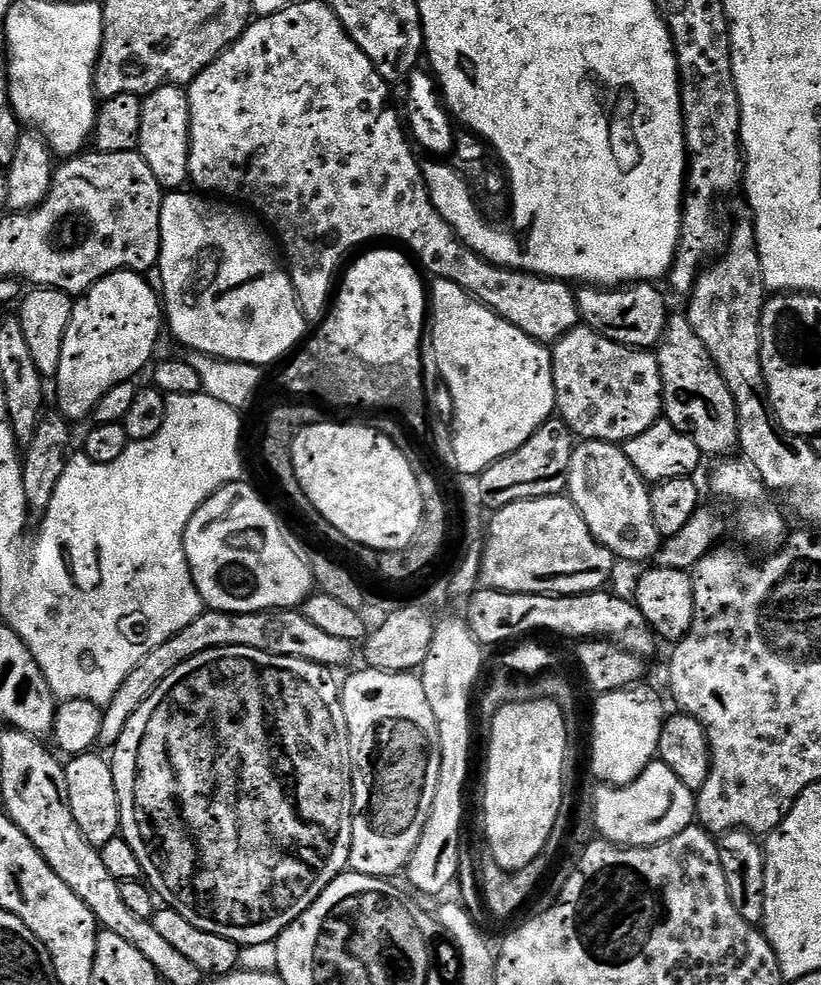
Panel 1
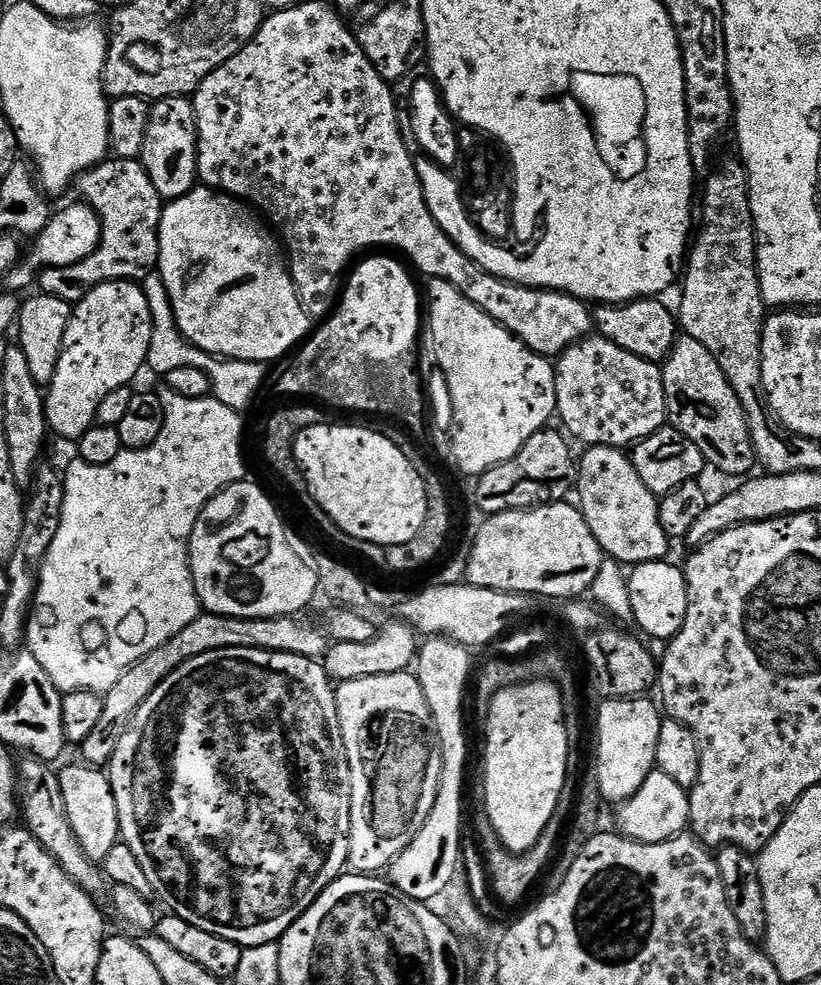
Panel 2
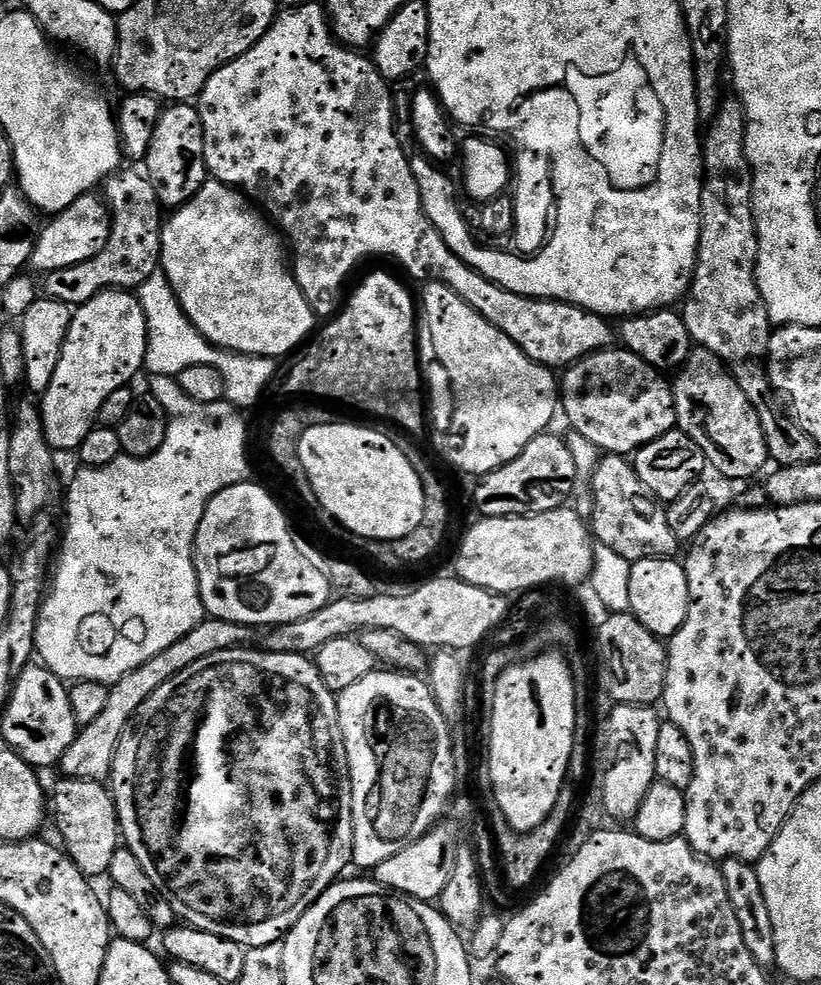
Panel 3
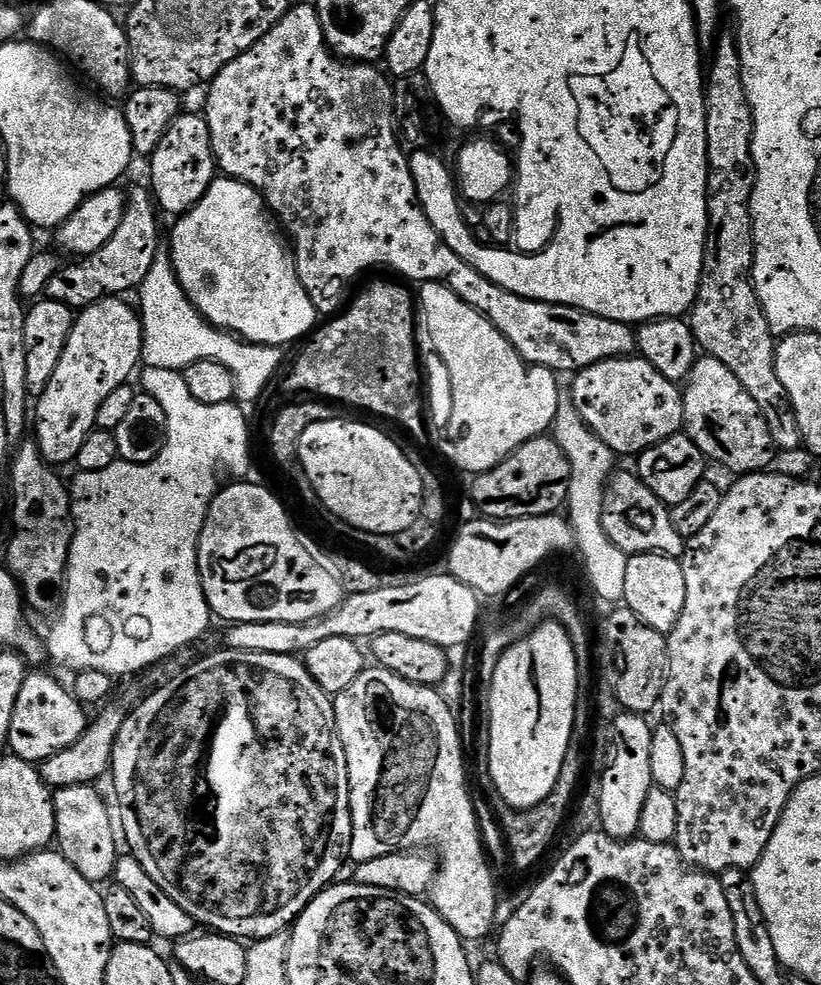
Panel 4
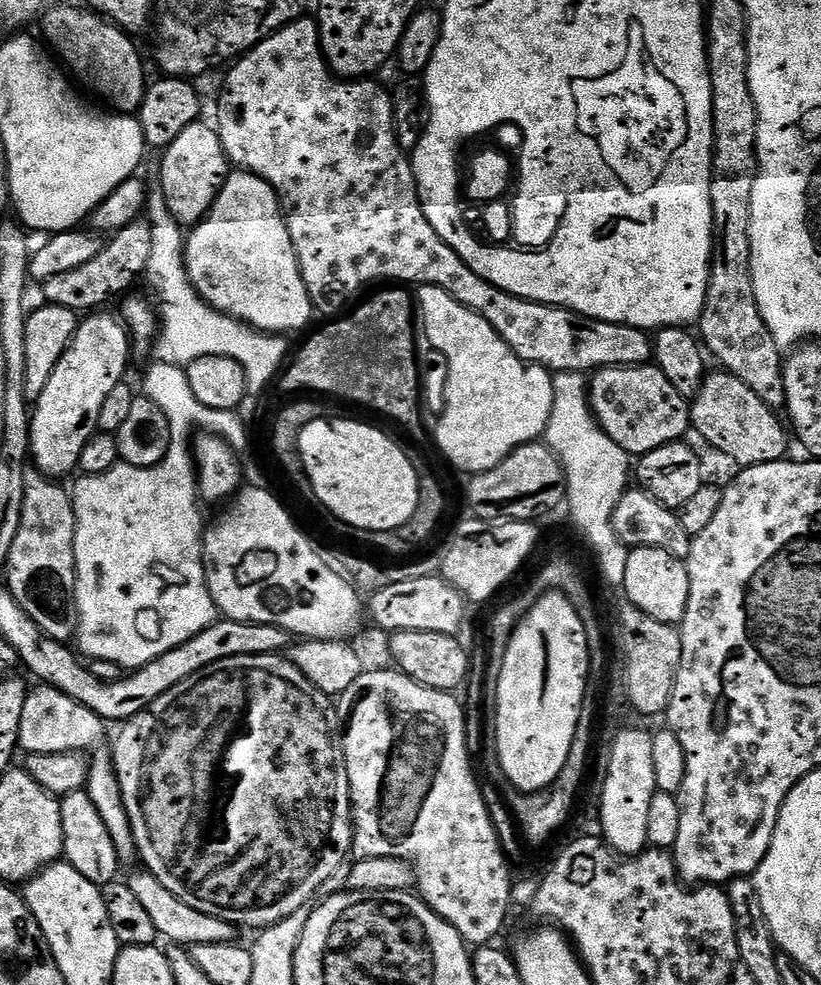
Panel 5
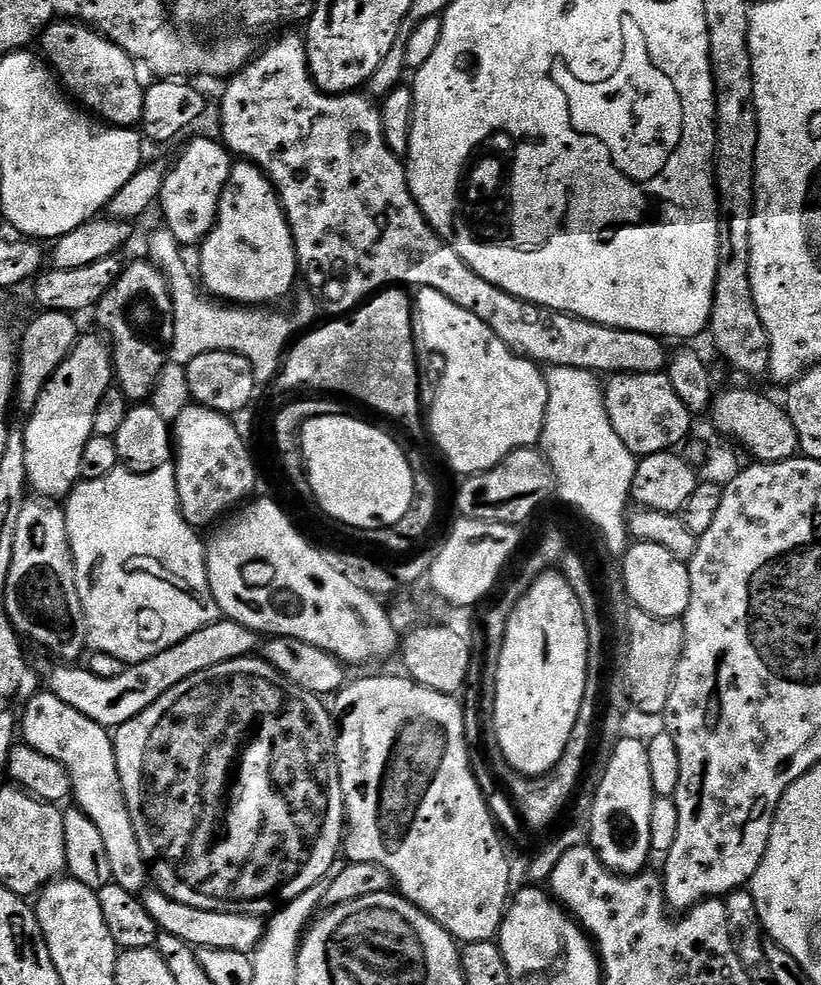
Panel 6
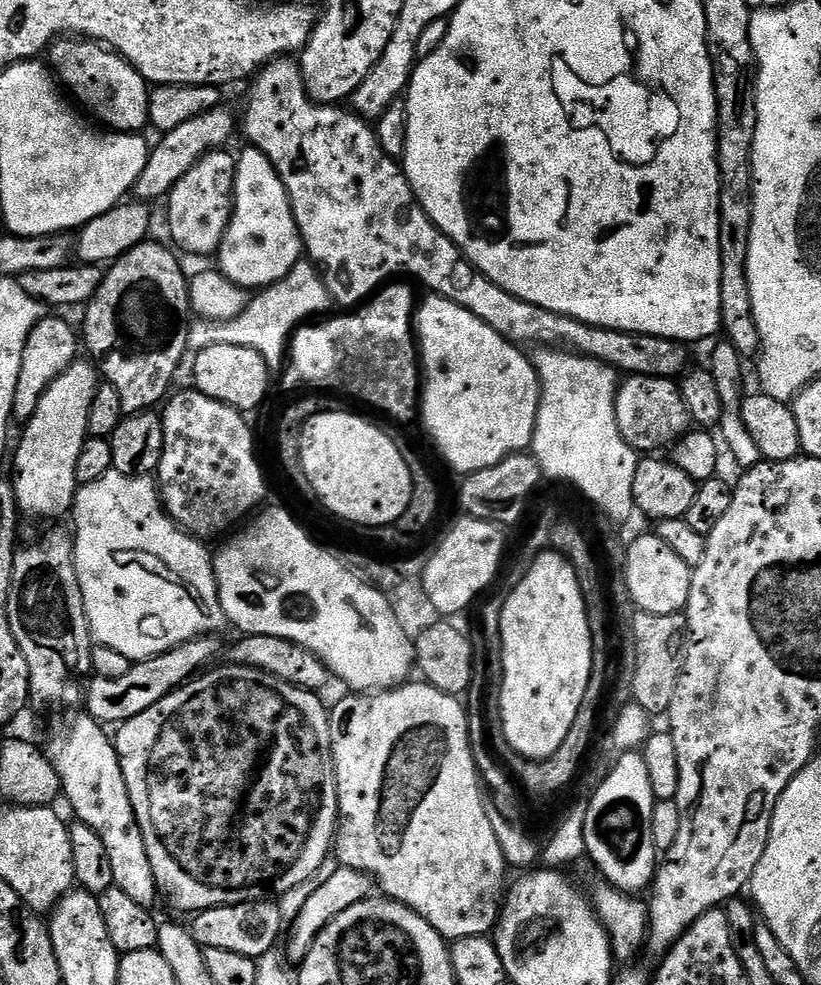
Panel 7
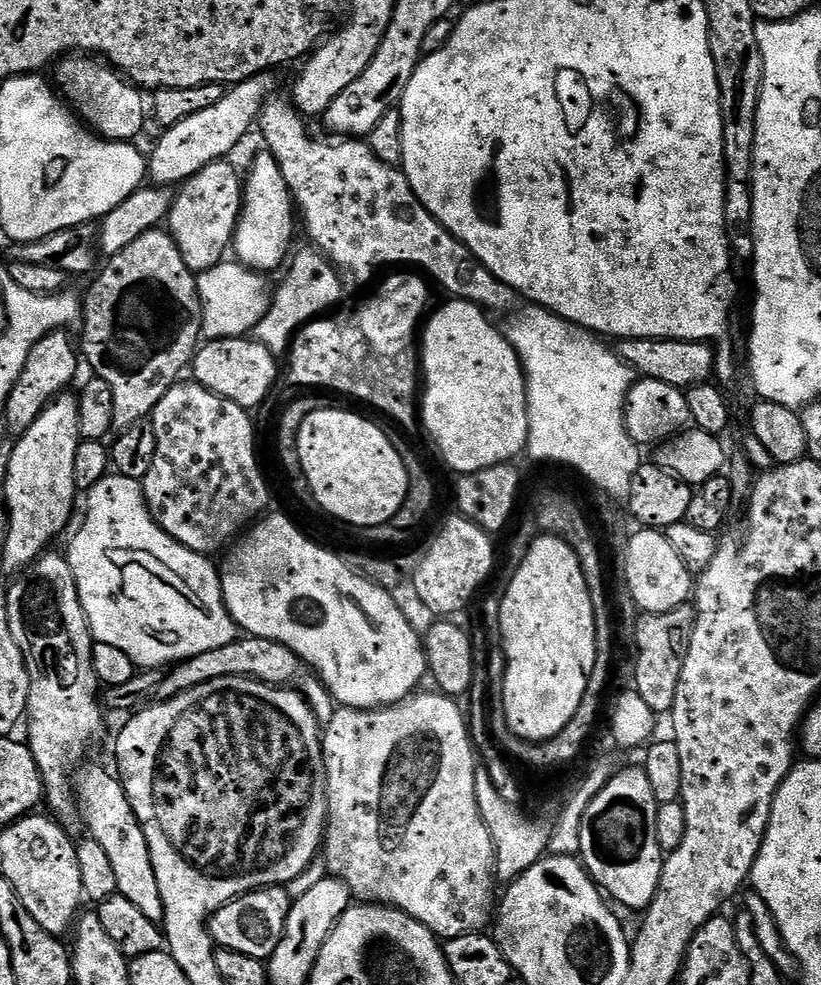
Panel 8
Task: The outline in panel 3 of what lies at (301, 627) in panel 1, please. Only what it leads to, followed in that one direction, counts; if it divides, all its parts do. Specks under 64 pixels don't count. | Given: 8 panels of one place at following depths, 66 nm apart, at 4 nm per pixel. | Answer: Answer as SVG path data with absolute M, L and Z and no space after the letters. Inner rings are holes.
M205 618L198 626L194 626L194 630L190 630L190 634L178 638L174 646L166 646L162 654L154 654L154 658L142 662L142 666L130 670L130 674L126 674L109 687L109 701L103 707L102 714L98 714L94 722L83 725L77 731L76 740L70 742L70 746L66 746L66 754L62 754L58 765L59 771L64 771L61 773L65 777L73 776L79 780L107 781L112 774L120 739L124 737L129 724L136 717L142 702L146 702L146 698L150 698L150 694L154 694L154 690L158 690L158 686L165 684L171 676L186 670L186 666L194 666L198 658L210 658L210 654L247 645L251 641L248 639L251 638L252 632L251 627L242 624Z

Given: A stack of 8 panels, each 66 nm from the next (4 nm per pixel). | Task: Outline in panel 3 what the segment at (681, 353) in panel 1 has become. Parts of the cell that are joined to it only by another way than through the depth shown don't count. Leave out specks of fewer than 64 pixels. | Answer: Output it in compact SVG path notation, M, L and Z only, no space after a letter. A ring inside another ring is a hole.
M693 347L684 365L675 373L672 393L676 428L698 442L709 465L716 467L726 479L748 480L770 464L766 434L750 398L742 394L742 386L738 386L724 363L710 354L710 350Z

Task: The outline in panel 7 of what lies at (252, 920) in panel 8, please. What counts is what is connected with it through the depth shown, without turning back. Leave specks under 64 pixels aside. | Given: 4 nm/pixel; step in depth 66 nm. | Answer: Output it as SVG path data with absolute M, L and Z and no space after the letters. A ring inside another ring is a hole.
M271 899L247 900L245 904L227 904L221 908L208 908L191 917L190 931L200 947L234 950L234 954L259 958L273 951L282 940L284 921L279 914L279 906Z

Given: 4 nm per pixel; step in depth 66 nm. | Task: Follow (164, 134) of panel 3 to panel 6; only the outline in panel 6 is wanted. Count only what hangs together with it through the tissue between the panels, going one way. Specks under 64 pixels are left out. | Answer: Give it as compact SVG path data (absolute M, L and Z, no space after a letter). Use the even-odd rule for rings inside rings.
M200 136L197 140L192 140L180 152L180 157L173 162L164 174L164 185L160 191L158 208L164 211L163 223L170 234L174 234L176 241L182 246L199 246L210 234L210 230L216 224L216 215L220 209L220 199L224 193L224 187L228 184L228 179L232 173L234 157L219 139L211 140L208 136Z

